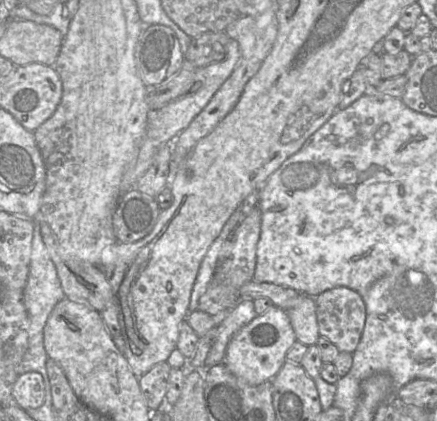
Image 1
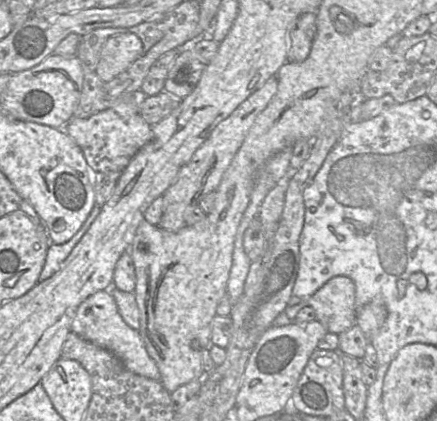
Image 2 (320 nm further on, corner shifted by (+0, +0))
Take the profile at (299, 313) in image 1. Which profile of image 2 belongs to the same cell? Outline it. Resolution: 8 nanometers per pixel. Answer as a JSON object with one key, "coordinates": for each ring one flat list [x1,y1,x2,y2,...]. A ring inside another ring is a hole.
{"coordinates":[[335,276,308,298,307,306,313,308,316,320,319,321,329,333,340,334,356,324,355,284,346,276]]}

